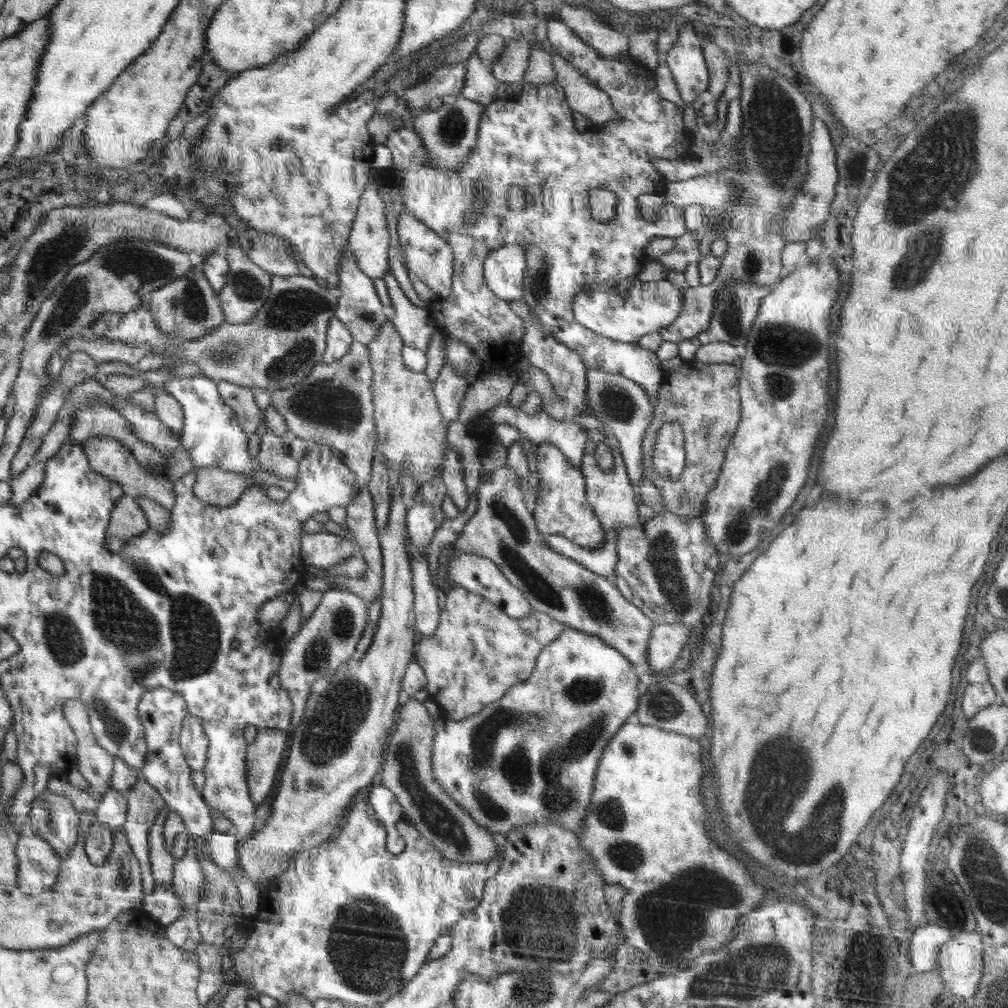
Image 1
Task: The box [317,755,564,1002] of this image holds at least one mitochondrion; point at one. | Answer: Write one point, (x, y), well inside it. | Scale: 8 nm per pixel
(367, 946)

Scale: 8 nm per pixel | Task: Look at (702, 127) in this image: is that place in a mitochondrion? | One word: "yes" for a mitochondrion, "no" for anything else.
no

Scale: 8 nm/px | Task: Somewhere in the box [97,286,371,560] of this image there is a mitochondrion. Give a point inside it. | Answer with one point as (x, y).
(328, 402)

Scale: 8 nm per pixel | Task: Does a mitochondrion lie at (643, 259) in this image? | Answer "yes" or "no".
no

